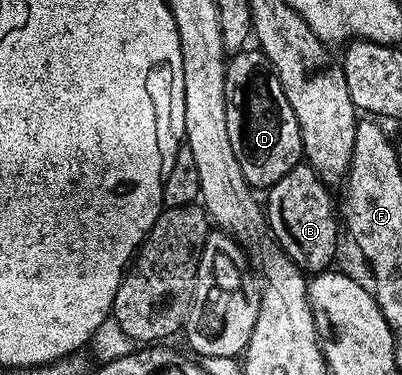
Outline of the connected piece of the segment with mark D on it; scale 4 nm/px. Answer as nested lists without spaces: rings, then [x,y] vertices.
[[[247,48],[230,55],[225,80],[225,124],[229,130],[229,144],[233,148],[233,156],[237,156],[237,164],[241,164],[241,176],[245,176],[252,188],[269,188],[277,184],[277,180],[281,180],[285,172],[300,165],[303,158],[303,141],[297,116],[293,108],[289,108],[289,100],[285,100],[285,92],[275,71],[271,69],[271,63],[258,48]]]

